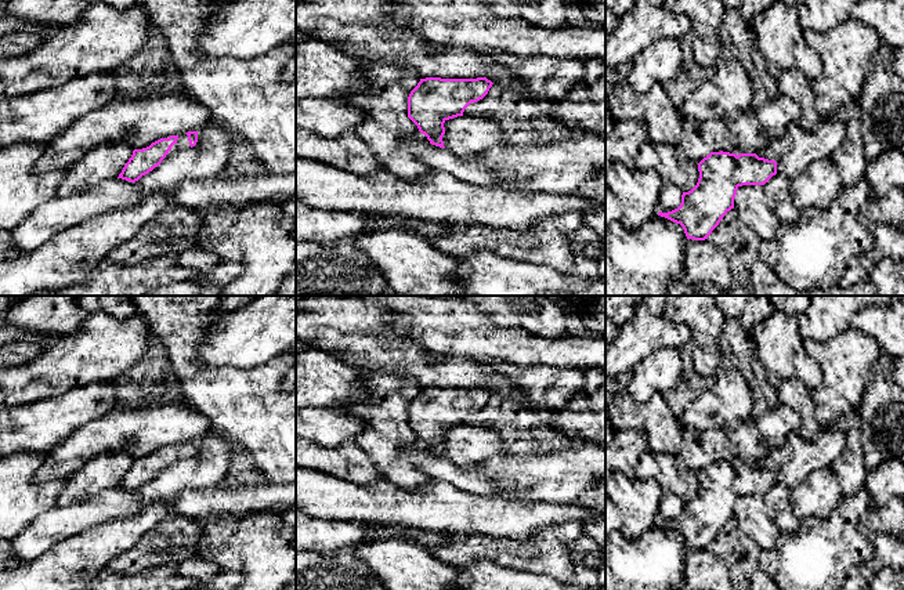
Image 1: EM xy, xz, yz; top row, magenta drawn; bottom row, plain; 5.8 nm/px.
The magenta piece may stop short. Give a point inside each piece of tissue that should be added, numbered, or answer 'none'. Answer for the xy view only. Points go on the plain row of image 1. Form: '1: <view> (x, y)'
1: xy (183, 452)

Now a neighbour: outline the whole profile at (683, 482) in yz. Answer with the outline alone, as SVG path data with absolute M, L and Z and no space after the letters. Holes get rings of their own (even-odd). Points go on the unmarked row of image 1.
M646 450L639 459L636 479L655 478L665 492L677 495L681 502L688 502L698 492L698 474L677 467L675 459L669 453Z

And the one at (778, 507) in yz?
M785 484L773 485L766 493L766 513L781 533L796 533L800 521L795 517L791 504L791 488Z

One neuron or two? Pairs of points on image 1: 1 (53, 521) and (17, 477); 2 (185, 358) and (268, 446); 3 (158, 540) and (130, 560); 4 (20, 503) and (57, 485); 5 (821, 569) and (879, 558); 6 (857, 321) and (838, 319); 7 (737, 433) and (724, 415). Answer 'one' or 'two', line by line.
1: two
2: one
3: one
4: one
5: two
6: two
7: two

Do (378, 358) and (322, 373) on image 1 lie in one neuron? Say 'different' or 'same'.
different

